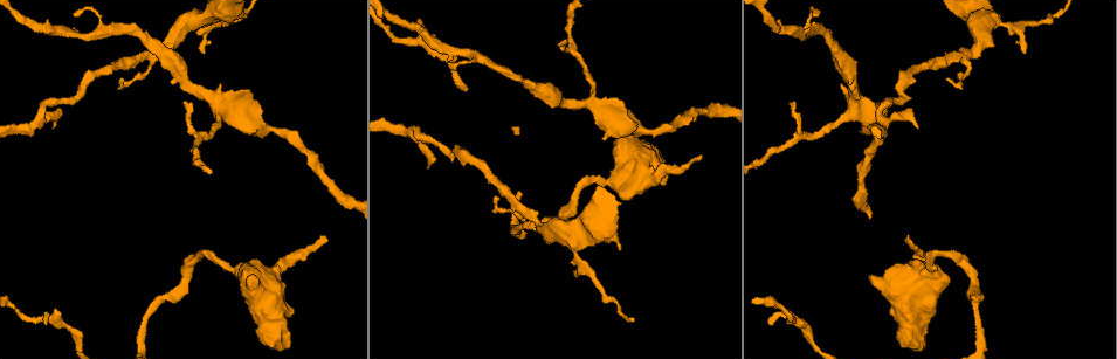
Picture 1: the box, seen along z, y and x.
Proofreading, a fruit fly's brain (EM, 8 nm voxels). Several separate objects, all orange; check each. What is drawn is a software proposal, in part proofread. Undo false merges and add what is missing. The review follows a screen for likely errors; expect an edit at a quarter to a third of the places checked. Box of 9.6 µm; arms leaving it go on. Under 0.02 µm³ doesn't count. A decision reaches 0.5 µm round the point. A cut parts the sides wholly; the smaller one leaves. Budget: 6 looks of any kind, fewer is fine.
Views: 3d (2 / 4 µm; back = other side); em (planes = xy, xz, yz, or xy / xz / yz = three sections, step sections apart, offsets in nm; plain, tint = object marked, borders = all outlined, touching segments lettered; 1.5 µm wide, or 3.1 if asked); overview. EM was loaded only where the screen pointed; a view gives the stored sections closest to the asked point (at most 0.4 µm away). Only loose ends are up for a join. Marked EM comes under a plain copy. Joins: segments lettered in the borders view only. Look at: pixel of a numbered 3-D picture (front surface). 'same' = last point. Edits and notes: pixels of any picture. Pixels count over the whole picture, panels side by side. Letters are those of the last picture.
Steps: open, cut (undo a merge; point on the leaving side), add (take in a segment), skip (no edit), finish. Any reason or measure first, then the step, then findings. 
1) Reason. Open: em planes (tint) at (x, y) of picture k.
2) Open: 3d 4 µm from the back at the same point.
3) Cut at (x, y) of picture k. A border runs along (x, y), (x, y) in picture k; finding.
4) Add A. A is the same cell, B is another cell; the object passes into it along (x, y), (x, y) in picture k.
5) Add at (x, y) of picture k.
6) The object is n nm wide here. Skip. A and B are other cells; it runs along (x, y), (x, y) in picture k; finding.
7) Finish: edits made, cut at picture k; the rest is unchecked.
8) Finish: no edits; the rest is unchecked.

An open end. Open: em planes (borders) at (419, 21) of picture 1.

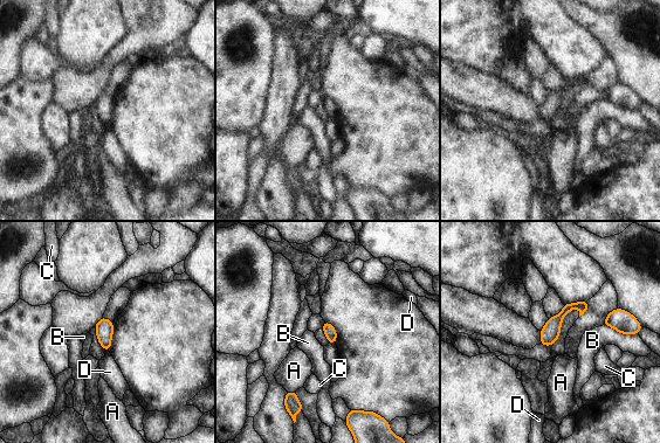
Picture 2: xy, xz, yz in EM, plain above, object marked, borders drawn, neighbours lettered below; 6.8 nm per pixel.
Skip. A, B, C and D are other cells; a border runs along (603, 324), (621, 333), (632, 334) in picture 2; none of them fits.

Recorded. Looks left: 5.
Thin end. Open: em planes (borders) at (496, 197) of picture 1.

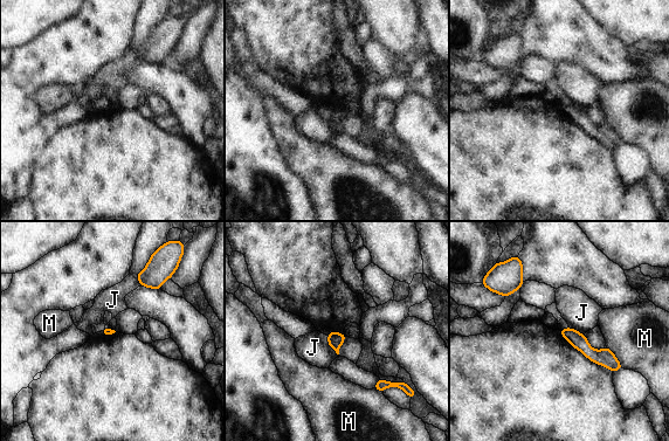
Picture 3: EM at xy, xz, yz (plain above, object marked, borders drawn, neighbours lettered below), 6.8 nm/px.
Skip. J and M are other cells; a border runs along (149, 261), (136, 274), (140, 286) in picture 3; no lettered segment goes on from it.

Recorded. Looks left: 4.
Calibre changes. Open: em planes (borders) at (237, 269) of picture 1.

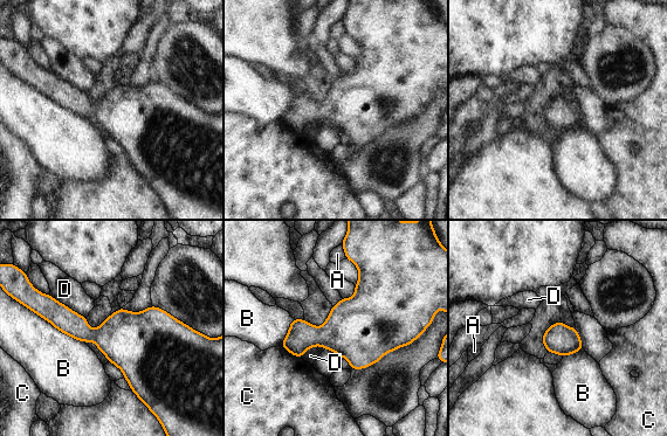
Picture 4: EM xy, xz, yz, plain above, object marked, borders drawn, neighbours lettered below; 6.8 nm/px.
Skip. A, B, C and D are other cells; a border runs along (50, 293), (86, 318) in picture 4; one neuron here.

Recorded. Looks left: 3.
Finish: no edits; the rest is unchecked.

